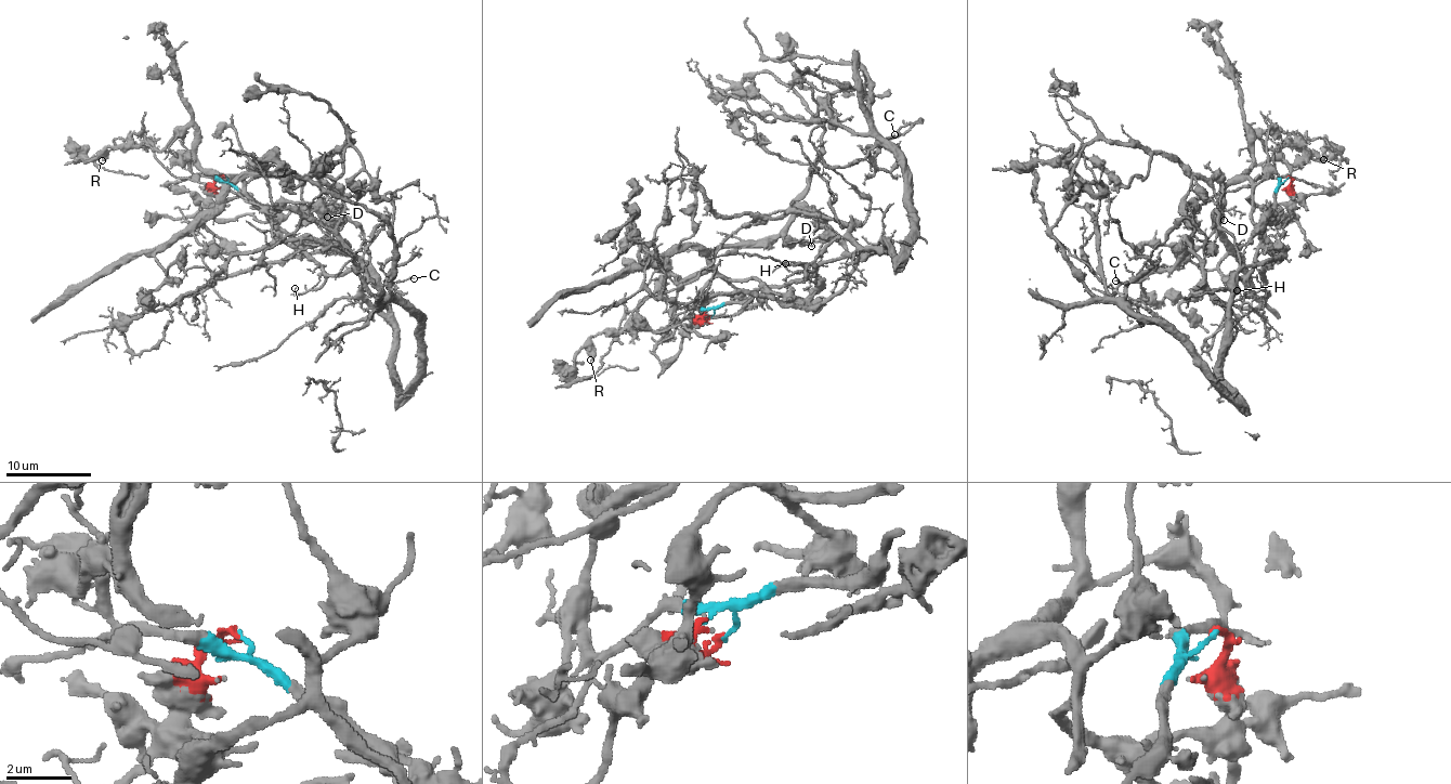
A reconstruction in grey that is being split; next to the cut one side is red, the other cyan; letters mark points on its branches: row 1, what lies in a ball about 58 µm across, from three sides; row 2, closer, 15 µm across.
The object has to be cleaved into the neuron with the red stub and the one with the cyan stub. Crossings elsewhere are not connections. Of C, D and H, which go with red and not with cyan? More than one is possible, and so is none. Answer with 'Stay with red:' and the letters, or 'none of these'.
Stay with red: D

